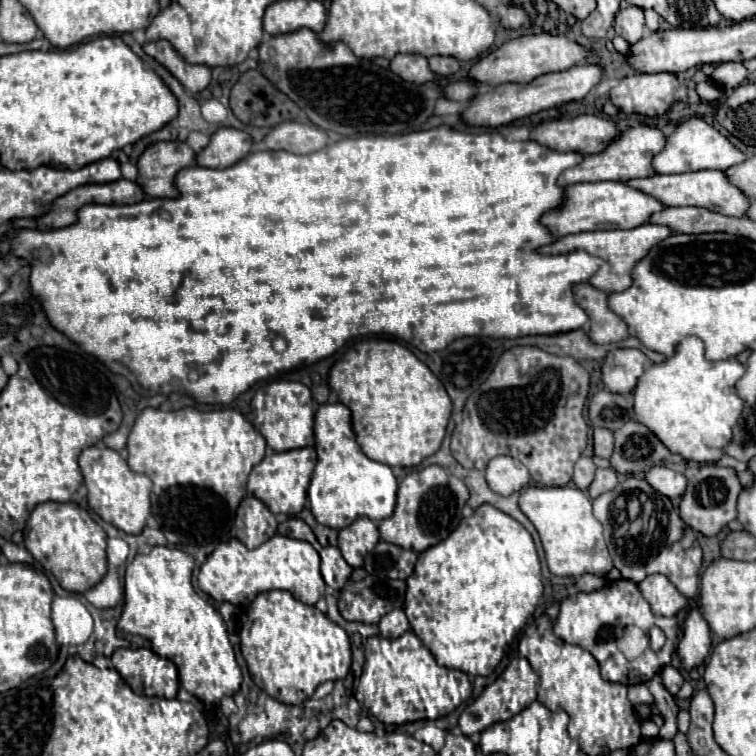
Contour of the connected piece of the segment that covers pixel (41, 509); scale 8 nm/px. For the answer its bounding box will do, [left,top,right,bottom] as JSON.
[24,502,108,594]

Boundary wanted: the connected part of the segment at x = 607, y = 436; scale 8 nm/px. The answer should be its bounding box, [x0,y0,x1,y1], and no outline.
[594,428,614,458]

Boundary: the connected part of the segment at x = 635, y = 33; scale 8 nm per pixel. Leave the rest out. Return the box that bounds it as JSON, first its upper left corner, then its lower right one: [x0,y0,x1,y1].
[614,6,646,44]

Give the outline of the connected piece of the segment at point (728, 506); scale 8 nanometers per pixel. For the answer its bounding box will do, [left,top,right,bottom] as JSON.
[680,464,742,536]

